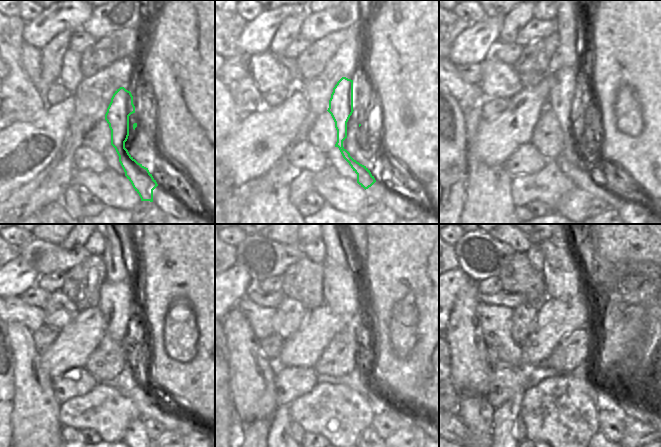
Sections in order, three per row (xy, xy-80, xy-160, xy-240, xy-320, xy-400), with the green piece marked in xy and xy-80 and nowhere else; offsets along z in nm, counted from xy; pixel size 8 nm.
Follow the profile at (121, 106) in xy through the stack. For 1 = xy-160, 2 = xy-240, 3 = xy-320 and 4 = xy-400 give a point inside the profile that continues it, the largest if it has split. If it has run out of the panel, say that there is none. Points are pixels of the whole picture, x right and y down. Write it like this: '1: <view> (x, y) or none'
1: xy-160 (562, 98)
2: xy-240 (115, 299)
3: xy-320 (340, 287)
4: xy-400 (563, 280)

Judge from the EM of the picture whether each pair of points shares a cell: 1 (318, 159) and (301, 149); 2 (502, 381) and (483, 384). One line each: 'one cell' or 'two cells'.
1: one cell
2: two cells

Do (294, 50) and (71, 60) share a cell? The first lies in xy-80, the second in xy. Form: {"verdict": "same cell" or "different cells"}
{"verdict": "different cells"}

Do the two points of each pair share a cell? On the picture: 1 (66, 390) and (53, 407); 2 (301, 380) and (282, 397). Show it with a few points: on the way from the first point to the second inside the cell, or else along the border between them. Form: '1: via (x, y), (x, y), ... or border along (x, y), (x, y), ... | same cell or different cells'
1: border along (52, 379), (52, 391), (60, 405) | different cells
2: via (296, 383), (287, 392) | same cell

